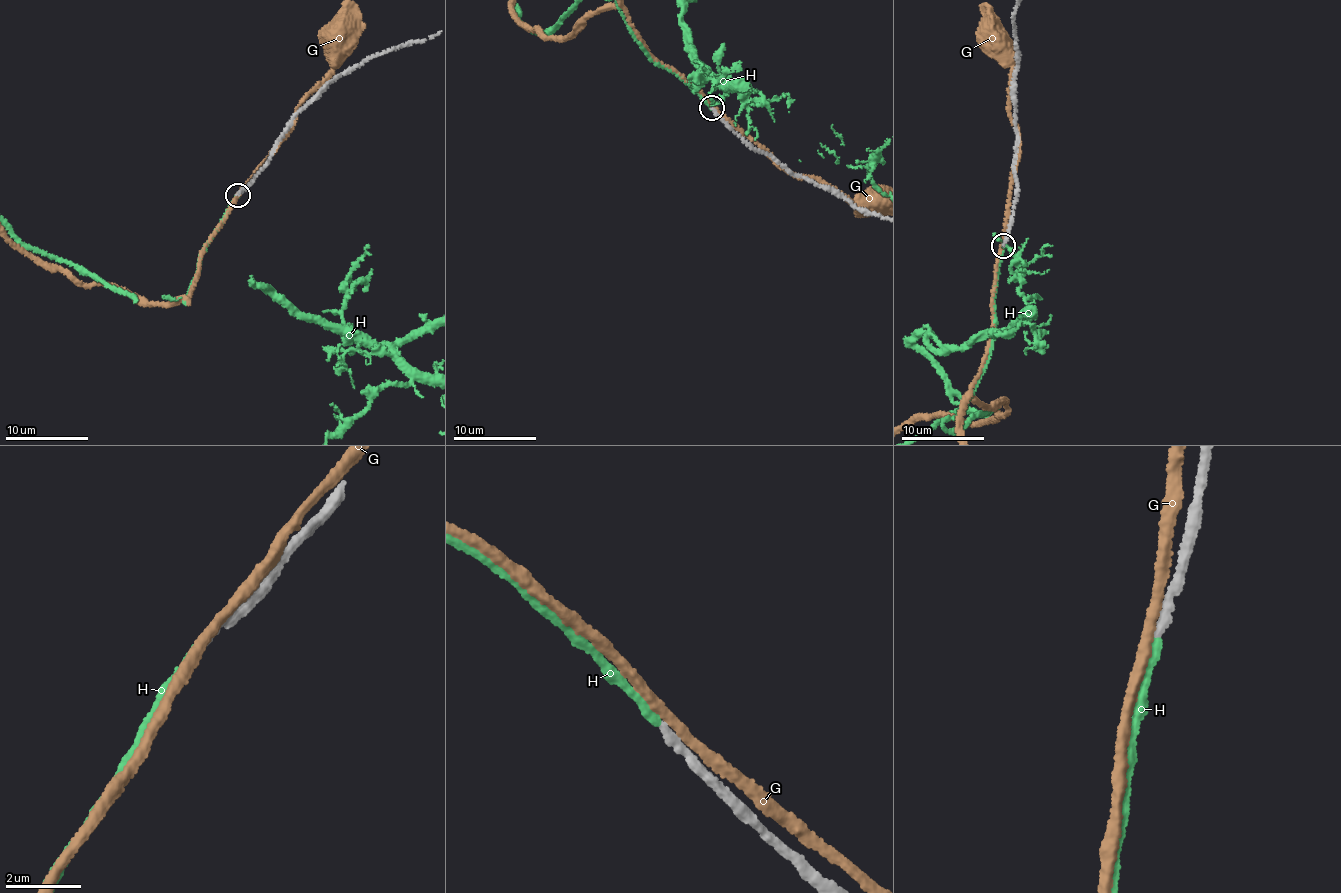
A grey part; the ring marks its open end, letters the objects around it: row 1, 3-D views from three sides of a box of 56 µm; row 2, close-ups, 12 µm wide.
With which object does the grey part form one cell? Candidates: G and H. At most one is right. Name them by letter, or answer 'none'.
H

